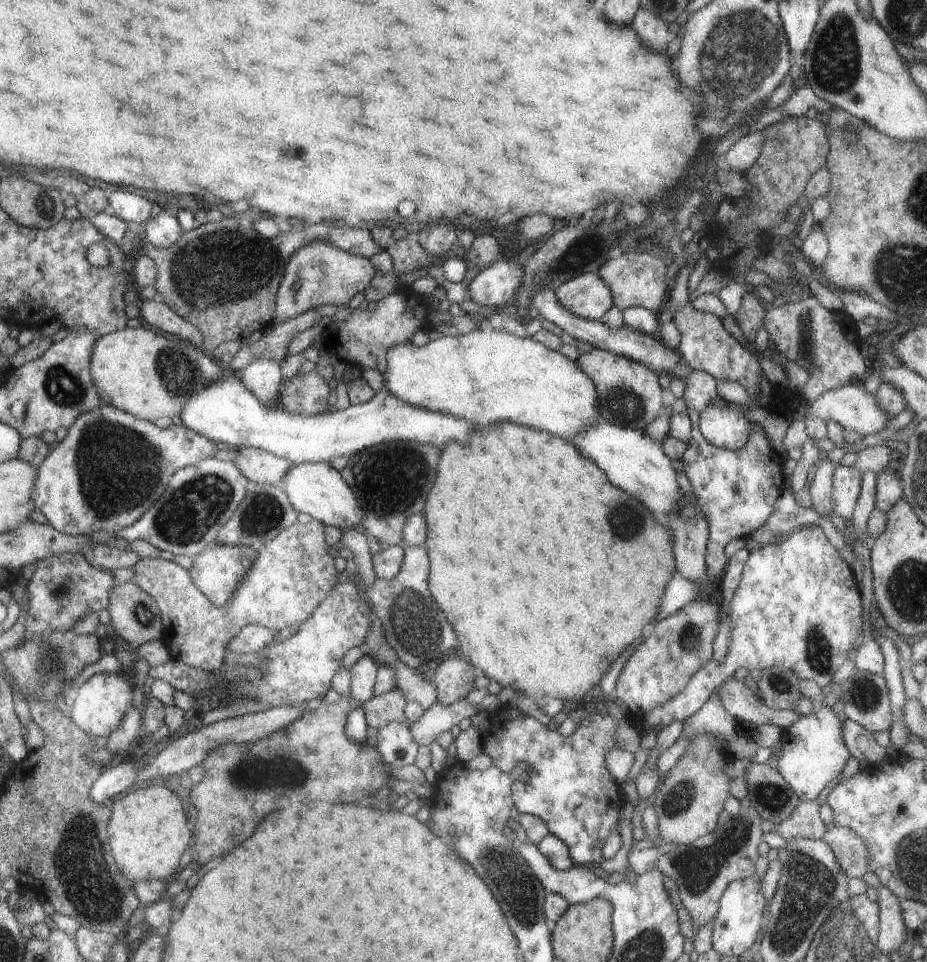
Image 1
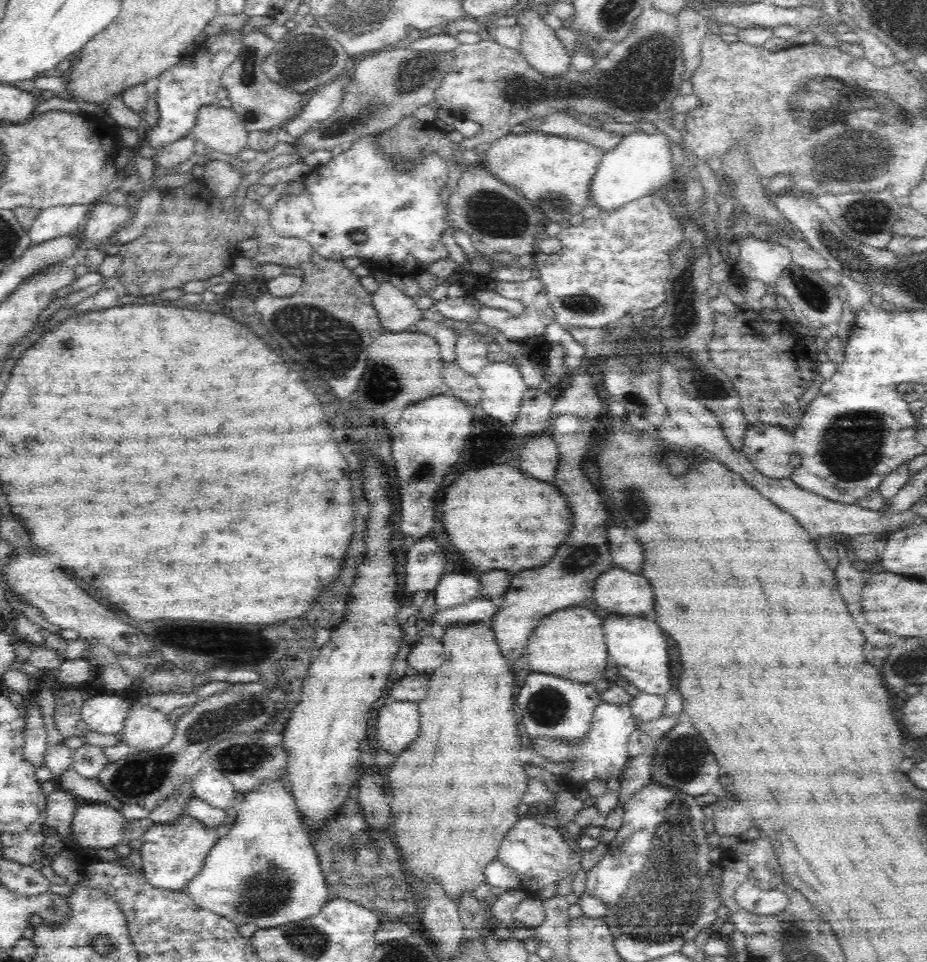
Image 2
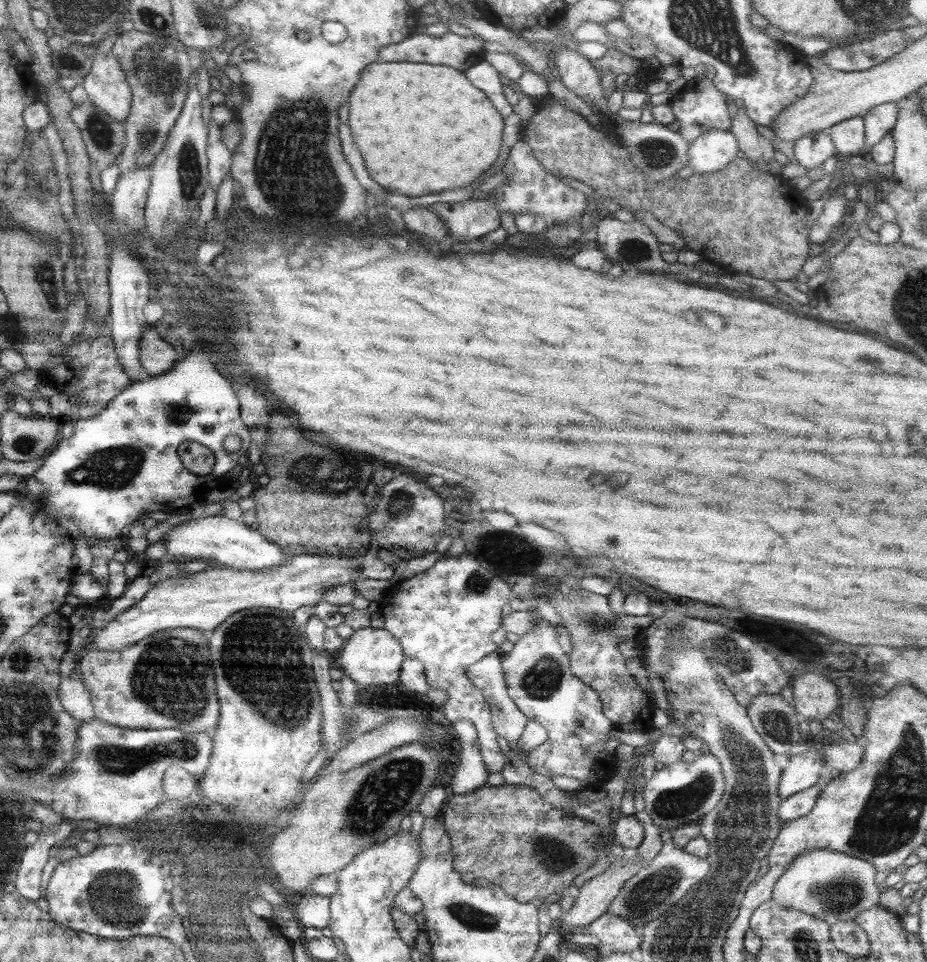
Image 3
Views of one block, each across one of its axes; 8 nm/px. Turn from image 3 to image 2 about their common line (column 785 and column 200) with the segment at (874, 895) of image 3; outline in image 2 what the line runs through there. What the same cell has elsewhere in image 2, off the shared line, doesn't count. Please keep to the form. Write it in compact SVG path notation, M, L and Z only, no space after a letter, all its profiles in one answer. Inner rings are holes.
M287 776L260 782L254 790L239 795L236 818L232 828L212 845L201 869L186 888L182 888L192 903L226 918L234 926L254 924L256 928L271 929L289 922L303 921L316 914L328 902L326 878L323 877L318 855L310 840L297 808Z

